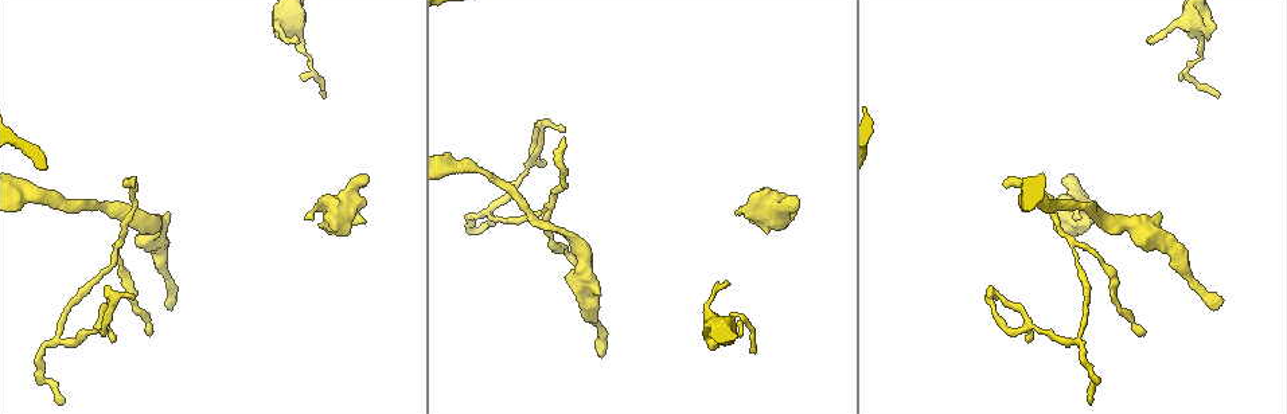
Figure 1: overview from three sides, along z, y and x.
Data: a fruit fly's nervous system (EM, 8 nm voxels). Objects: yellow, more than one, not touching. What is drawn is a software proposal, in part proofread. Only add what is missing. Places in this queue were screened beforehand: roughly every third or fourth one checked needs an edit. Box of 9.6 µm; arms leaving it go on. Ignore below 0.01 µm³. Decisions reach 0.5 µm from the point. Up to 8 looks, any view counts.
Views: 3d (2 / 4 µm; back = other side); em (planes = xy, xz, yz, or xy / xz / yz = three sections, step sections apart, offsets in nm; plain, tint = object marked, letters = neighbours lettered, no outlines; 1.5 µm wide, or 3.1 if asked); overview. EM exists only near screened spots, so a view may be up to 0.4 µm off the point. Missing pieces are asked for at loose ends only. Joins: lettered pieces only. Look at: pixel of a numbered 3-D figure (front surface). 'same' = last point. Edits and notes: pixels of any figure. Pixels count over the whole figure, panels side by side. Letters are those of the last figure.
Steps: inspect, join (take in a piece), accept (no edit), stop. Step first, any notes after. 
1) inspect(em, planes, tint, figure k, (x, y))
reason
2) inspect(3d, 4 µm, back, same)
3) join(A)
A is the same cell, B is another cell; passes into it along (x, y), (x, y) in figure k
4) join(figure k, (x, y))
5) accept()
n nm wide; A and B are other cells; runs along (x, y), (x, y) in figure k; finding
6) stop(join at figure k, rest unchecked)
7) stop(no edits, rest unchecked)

inspect(em, planes, plain, figure 1, (596, 292))
stops while still wide

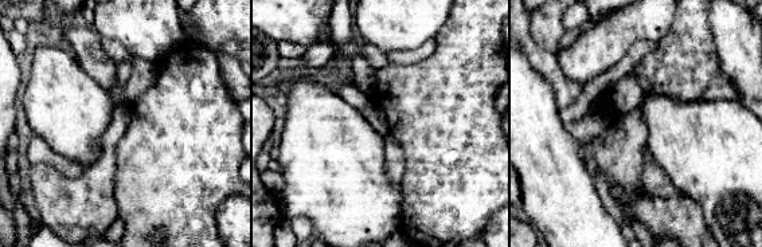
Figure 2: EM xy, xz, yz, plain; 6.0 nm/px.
inspect(em, planes, tint, same)

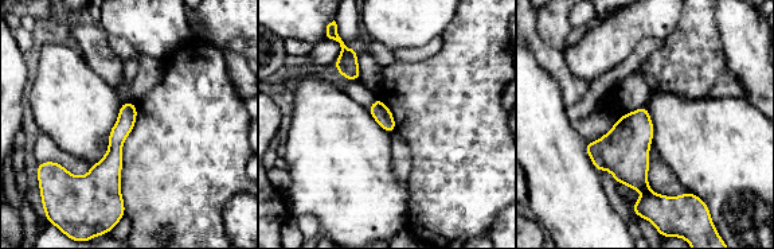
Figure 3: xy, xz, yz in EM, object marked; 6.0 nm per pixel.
inspect(em, planes, letters, same)

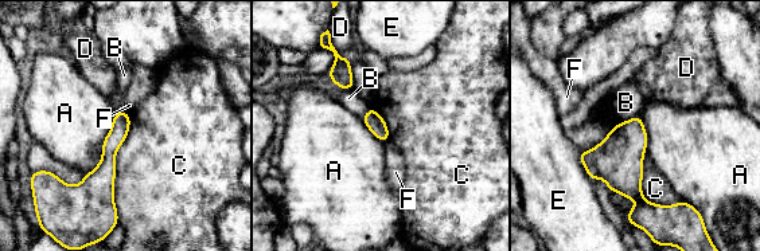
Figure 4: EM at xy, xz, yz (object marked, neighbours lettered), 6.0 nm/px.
accept()
A, B, C, D, E and F are other cells; runs along (124, 114), (104, 173), (108, 222) in figure 4; none of them fits

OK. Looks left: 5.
inspect(3d, 2 µm, figure 1, (63, 403))

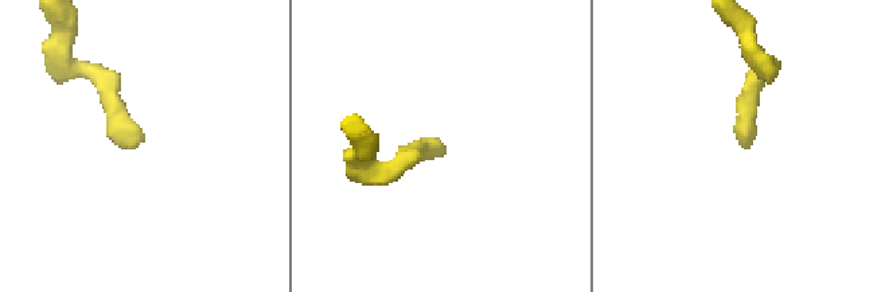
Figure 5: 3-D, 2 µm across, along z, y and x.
inspect(em, planes, tint, figure 5, (142, 139))
now the EM

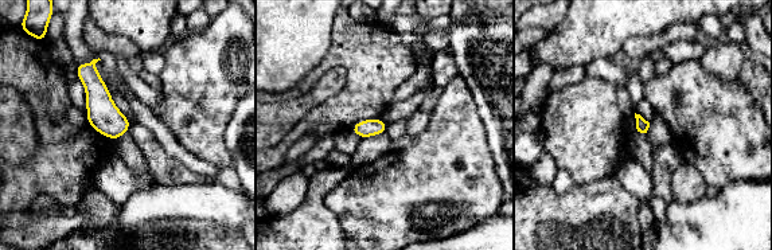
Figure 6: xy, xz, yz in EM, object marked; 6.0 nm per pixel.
inspect(em, planes, letters, same)

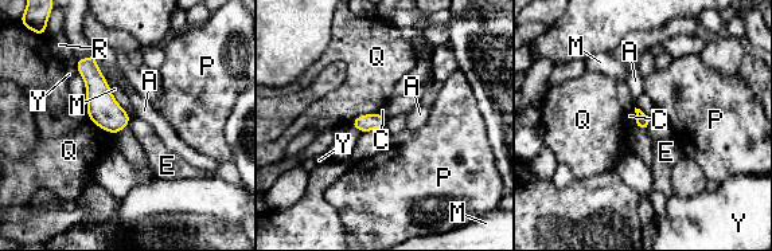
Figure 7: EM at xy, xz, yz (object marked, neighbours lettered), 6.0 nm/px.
accept()
A, C, E, M, P, Q, R and Y are other cells; border along (389, 118), (385, 126) in figure 7; no lettered piece goes on from it

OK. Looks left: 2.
inspect(em, planes, tint, figure 1, (324, 97))
tapers out

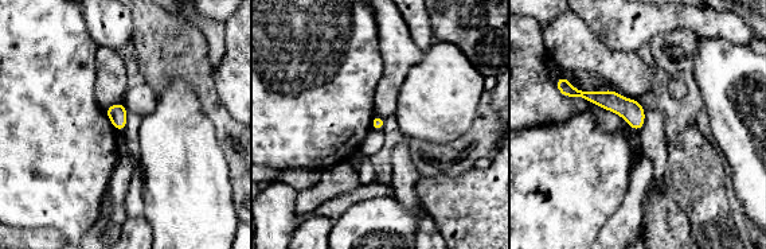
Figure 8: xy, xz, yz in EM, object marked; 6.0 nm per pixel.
inspect(em, planes, letters, same)
what lies round it

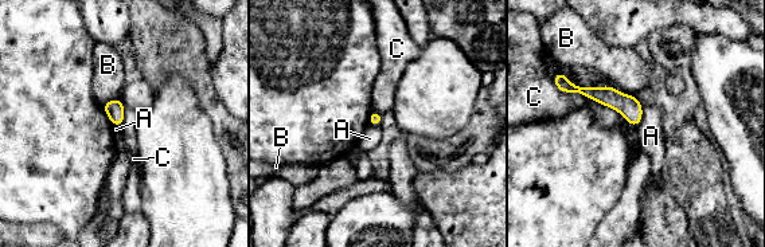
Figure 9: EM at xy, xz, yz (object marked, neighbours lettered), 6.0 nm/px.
accept()
C touches over 600 nm; A, B and C are other cells; runs along (566, 82), (613, 98), (636, 121) in figure 9; no lettered piece goes on from it

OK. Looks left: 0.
stop(no edits, rest unchecked)

